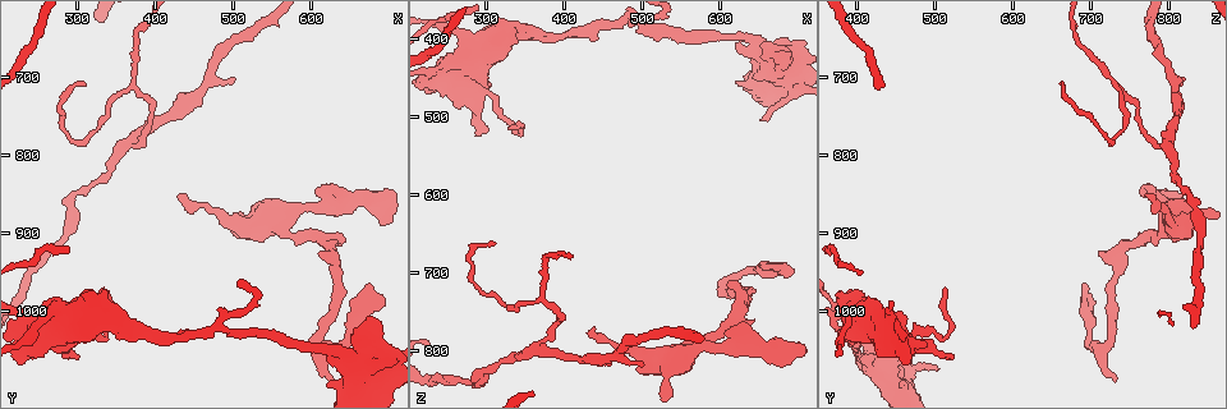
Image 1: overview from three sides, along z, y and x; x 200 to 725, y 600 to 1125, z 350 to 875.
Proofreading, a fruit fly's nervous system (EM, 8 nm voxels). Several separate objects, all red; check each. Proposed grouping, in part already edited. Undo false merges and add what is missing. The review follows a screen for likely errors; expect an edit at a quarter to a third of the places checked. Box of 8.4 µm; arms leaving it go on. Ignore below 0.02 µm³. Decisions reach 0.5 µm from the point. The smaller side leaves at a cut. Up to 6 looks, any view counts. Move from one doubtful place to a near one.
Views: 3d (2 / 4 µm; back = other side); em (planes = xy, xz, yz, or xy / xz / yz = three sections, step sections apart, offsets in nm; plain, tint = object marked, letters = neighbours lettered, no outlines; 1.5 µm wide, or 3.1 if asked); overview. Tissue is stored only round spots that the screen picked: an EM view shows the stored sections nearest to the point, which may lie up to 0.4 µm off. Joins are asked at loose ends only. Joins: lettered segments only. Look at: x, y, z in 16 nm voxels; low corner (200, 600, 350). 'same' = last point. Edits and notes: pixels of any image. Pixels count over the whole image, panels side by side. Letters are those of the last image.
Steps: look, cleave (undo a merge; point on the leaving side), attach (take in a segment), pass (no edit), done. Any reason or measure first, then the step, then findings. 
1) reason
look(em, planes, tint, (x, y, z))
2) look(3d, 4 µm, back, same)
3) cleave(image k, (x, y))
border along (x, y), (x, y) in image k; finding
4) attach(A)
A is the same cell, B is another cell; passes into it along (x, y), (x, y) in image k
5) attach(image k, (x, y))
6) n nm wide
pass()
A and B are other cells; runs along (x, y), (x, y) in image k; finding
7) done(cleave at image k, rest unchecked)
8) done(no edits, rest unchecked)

tapers out
look(em, yz, step 8, letters, (440, 850, 770))

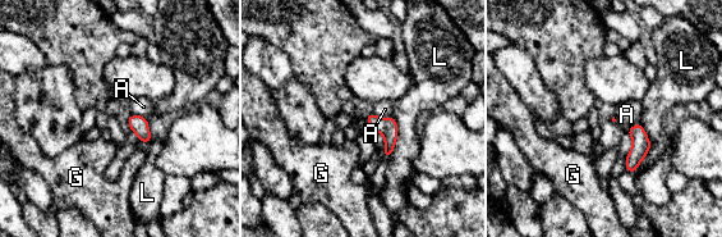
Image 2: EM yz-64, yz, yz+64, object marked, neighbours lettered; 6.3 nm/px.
pass()
A, G and L are other cells; no lettered segment goes on from it

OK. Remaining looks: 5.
an open end
look(3d, 2 µm, (610, 845, 785))

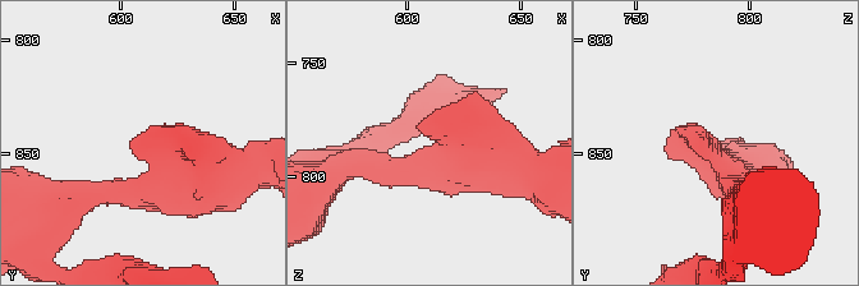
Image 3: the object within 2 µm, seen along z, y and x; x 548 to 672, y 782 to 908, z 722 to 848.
now the EM
look(em, planes, letters, (607, 847, 781))

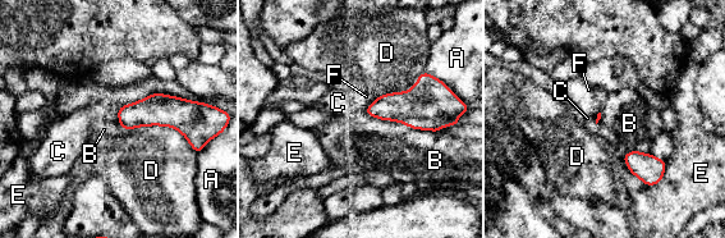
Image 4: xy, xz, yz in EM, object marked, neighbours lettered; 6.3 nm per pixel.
pass()
A, B, C, D, E and F are other cells; border along (363, 111), (413, 128), (437, 132) in image 4; none of them fits

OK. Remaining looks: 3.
look(em, planes, letters, (640, 1055, 400))

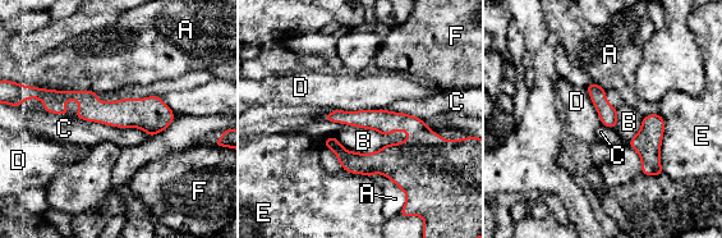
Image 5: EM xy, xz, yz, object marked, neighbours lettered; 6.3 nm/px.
C touches over 500 nm
pass()
A, B, C, D, E and F are other cells; runs along (53, 103), (82, 96), (104, 113), (170, 118) in image 5; all the same neuron

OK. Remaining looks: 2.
done(no edits, rest unchecked)

